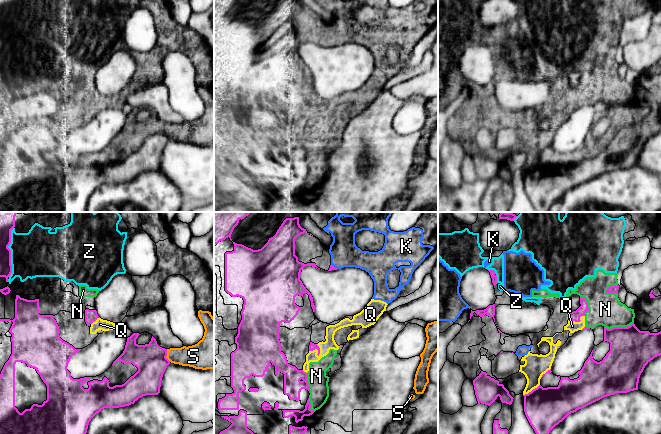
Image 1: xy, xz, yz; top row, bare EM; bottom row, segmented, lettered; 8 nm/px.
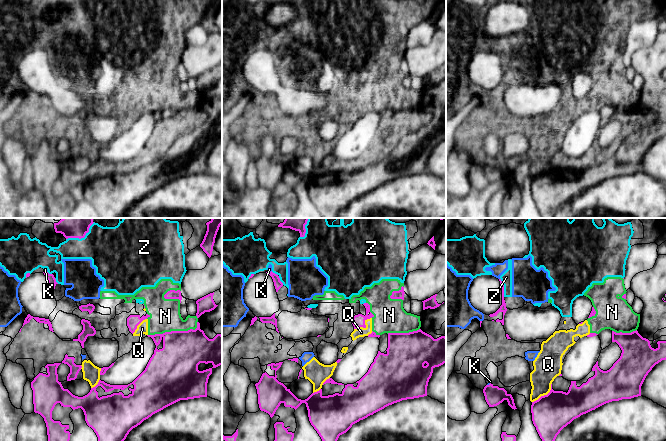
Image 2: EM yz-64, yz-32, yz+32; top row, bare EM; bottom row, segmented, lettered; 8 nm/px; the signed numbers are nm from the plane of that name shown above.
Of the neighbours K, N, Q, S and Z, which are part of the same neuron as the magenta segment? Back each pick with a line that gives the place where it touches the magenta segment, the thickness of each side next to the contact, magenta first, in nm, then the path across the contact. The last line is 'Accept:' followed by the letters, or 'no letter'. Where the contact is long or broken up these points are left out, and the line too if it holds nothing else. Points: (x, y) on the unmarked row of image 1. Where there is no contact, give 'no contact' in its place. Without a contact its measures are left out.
Accept: no letter

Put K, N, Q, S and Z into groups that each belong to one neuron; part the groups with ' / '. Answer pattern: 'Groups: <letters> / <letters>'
Groups: K N Q Z / S

